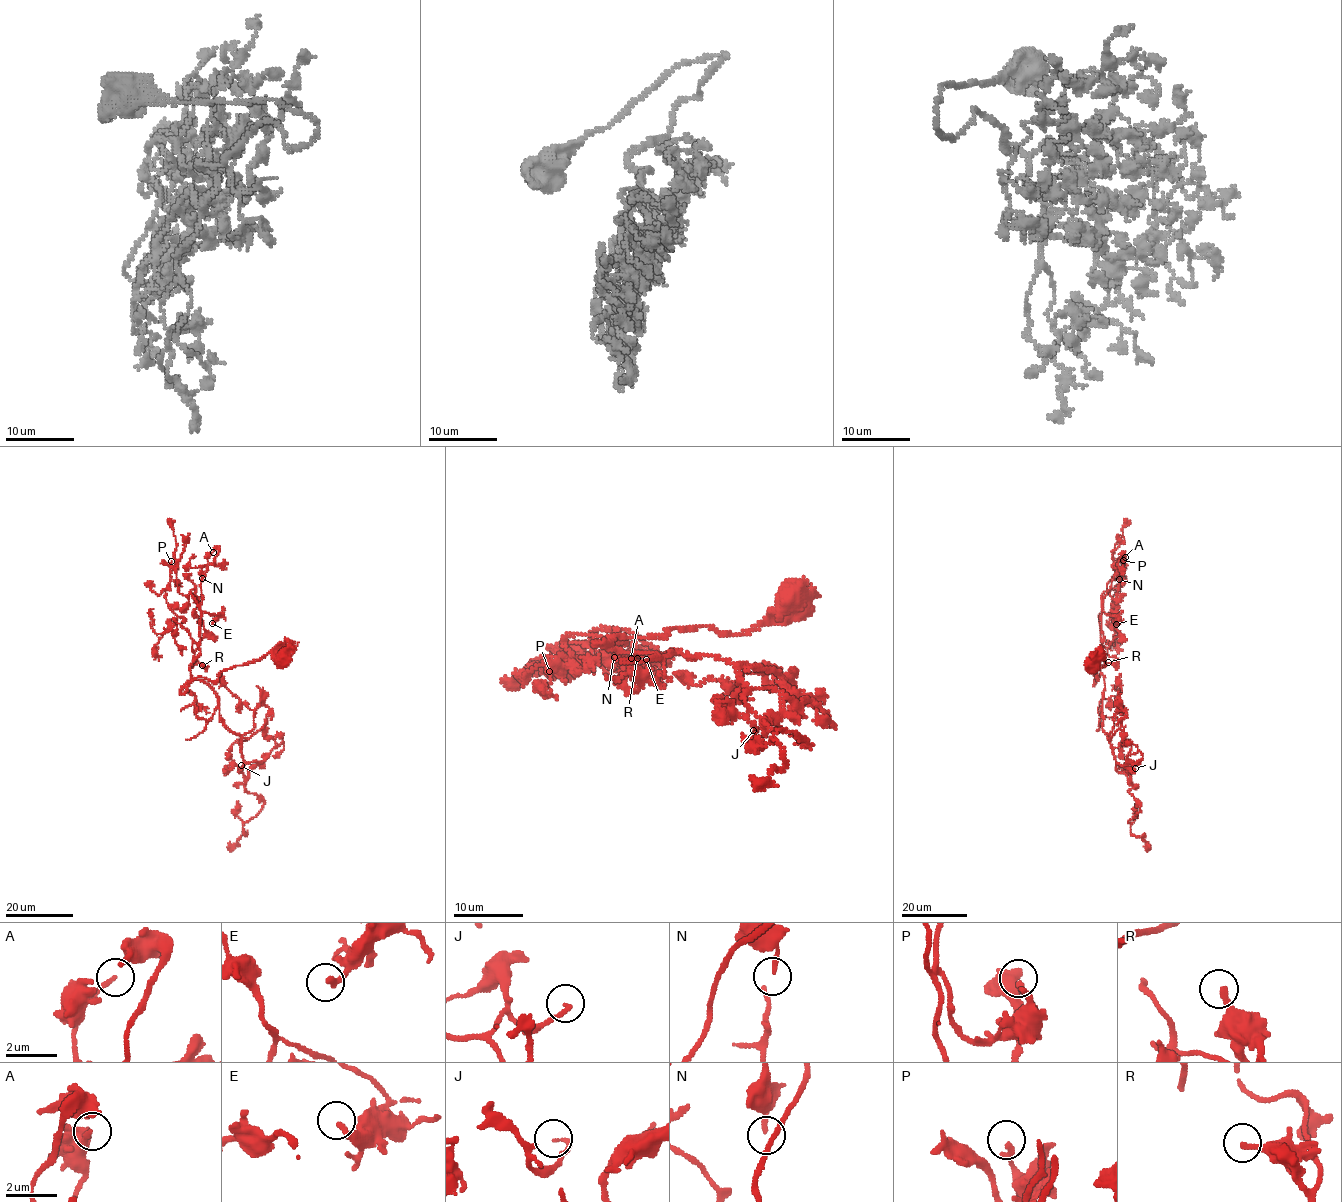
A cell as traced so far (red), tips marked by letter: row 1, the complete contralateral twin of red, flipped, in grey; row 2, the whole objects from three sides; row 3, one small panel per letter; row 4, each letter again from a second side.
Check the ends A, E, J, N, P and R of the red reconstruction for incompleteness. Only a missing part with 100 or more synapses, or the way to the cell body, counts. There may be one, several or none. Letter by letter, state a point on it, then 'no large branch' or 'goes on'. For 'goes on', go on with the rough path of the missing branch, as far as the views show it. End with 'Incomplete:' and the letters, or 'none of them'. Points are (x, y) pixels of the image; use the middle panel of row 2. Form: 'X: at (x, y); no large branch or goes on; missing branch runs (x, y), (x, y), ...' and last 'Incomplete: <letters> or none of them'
A: at (631, 658); no large branch
E: at (646, 659); no large branch
J: at (753, 730); no large branch
N: at (614, 657); no large branch
P: at (549, 671); no large branch
R: at (637, 658); no large branch
Incomplete: none of them

